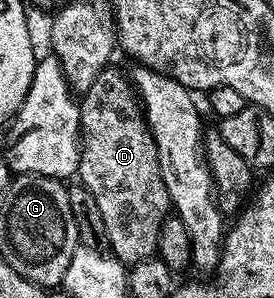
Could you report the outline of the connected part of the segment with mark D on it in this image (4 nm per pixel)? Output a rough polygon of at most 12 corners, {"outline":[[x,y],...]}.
{"outline":[[133,84],[79,99],[76,178],[120,263],[157,255],[167,185]]}

